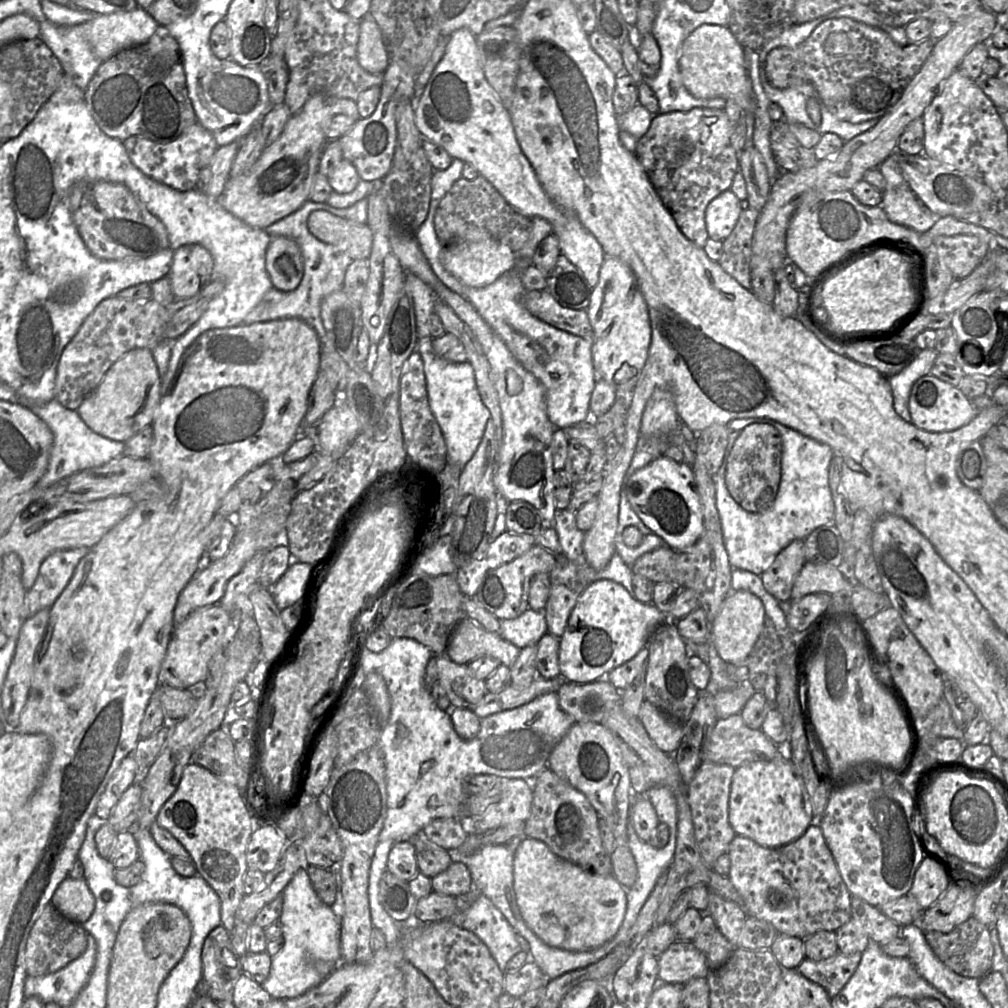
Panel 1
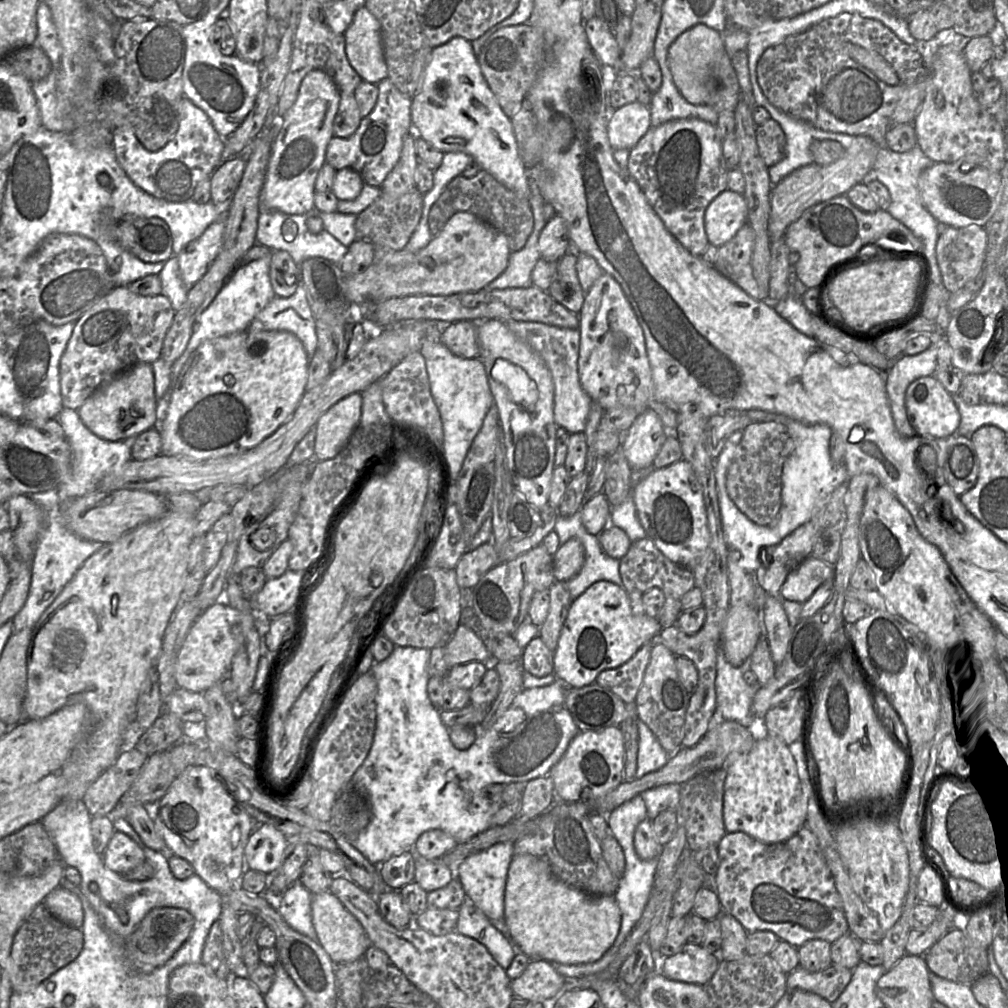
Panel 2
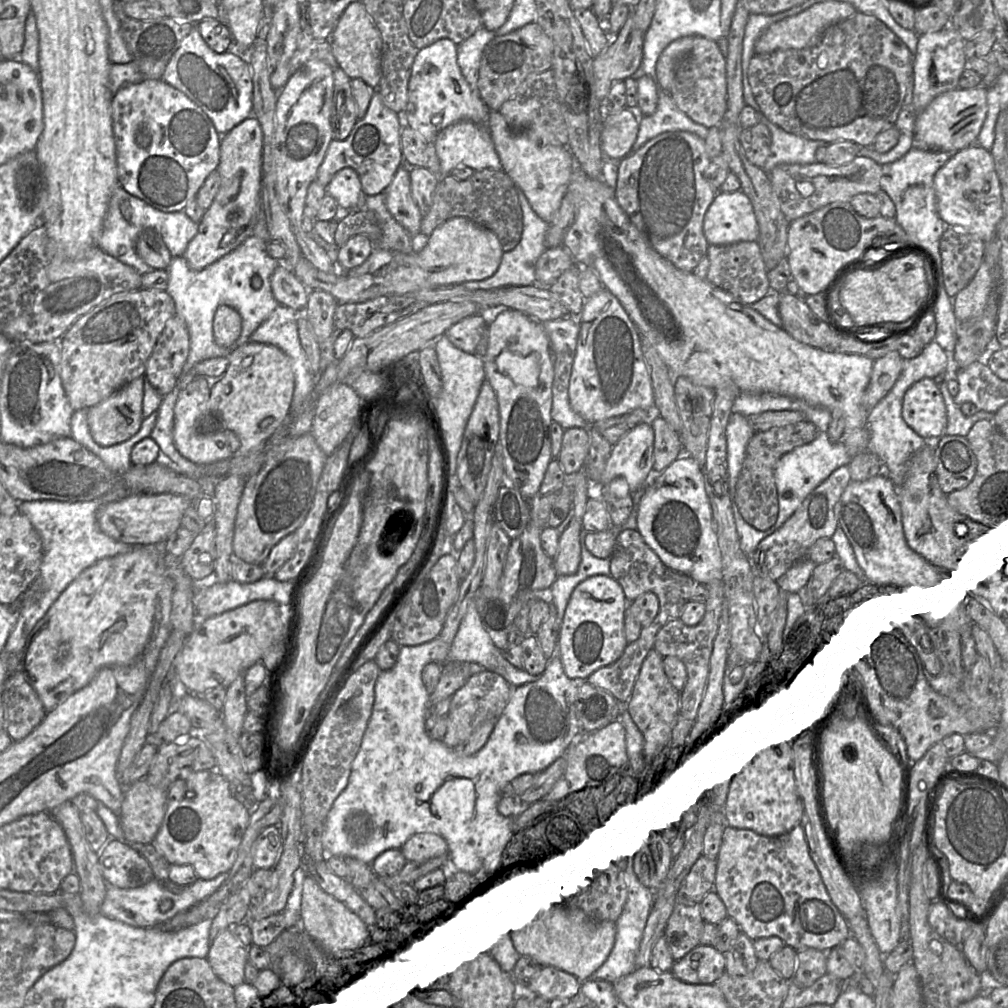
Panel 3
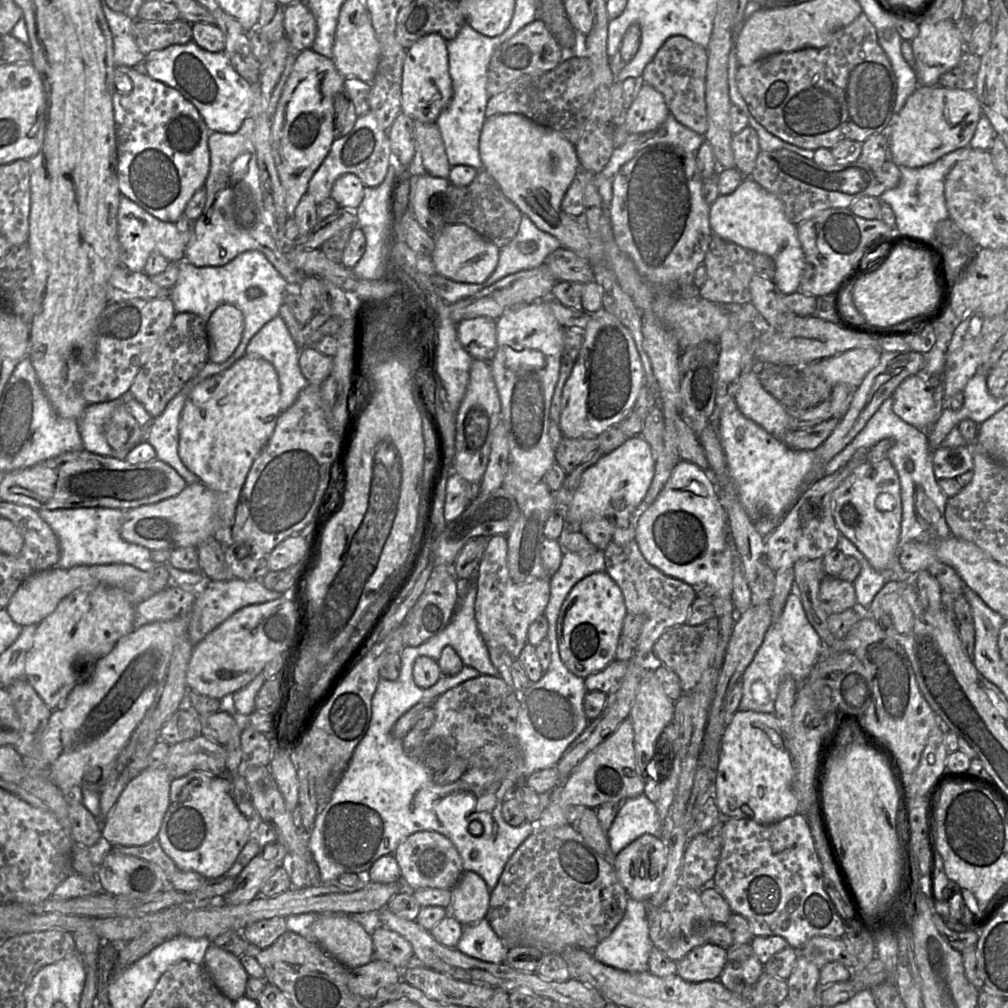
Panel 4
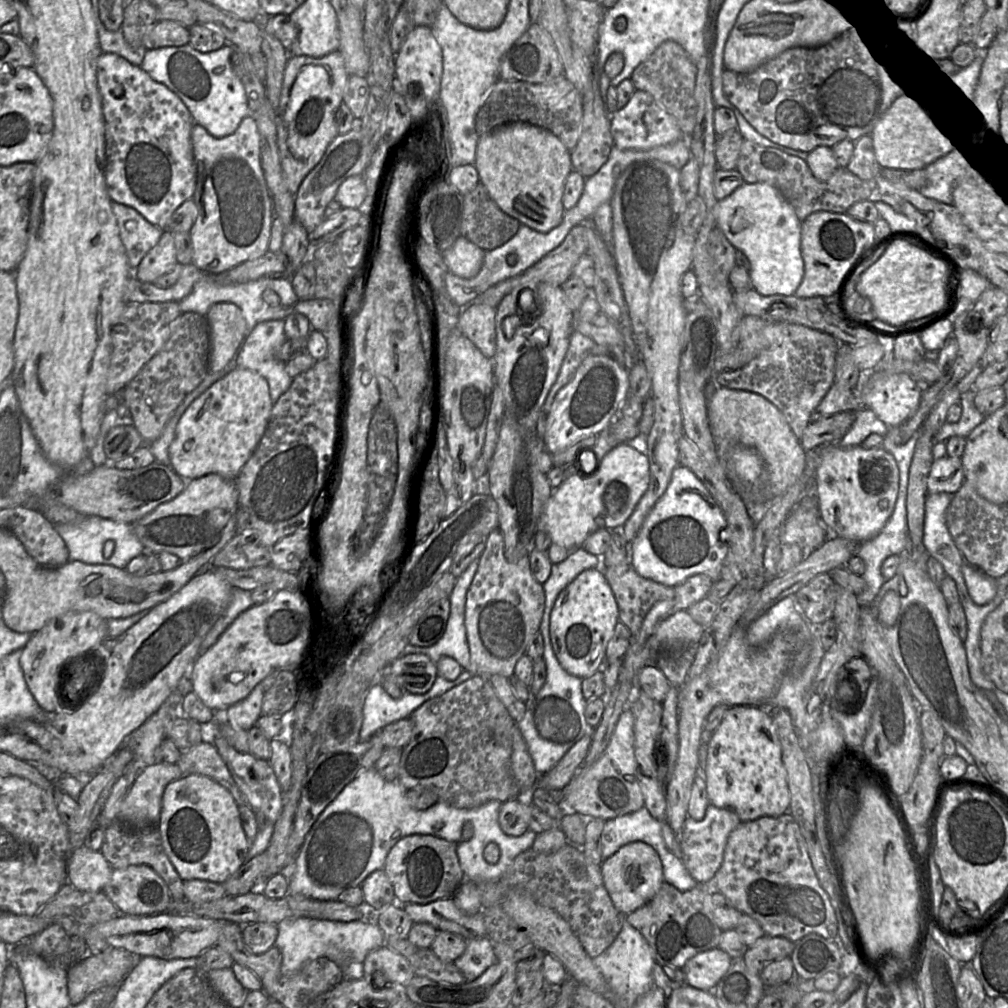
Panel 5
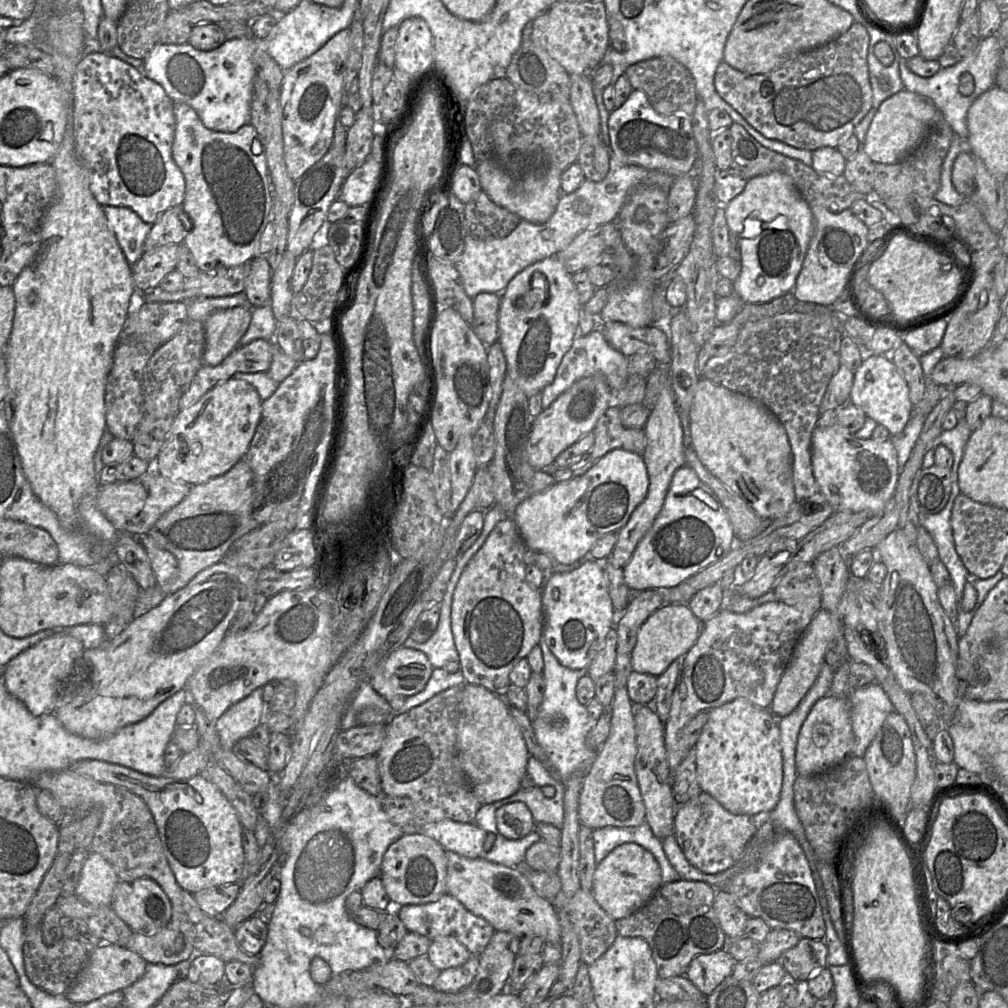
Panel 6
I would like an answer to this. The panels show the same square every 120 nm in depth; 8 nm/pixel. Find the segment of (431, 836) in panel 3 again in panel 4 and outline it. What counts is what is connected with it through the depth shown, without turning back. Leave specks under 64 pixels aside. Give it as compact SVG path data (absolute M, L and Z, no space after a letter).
M435 831L415 832L399 844L394 857L401 872L405 889L420 888L452 889L464 873L461 857L454 844Z

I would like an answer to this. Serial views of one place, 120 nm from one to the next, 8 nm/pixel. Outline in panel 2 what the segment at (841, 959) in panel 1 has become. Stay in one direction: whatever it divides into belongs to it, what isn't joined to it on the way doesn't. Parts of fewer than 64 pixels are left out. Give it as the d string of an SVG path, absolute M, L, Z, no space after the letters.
M837 964L815 972L798 966L787 974L787 989L813 992L833 1003L850 982L852 974L853 970Z

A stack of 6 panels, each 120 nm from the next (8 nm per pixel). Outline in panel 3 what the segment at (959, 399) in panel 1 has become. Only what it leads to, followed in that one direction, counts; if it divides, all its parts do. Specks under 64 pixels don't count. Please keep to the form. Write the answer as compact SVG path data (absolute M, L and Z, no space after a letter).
M923 378L906 391L902 417L924 439L939 439L945 435L946 407L939 385L932 378Z

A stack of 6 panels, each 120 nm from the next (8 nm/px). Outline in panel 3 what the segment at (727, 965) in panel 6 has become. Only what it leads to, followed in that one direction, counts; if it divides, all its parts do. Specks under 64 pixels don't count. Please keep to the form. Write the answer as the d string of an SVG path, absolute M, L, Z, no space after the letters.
M698 943L670 971L686 983L712 984L725 971L725 957L715 946Z

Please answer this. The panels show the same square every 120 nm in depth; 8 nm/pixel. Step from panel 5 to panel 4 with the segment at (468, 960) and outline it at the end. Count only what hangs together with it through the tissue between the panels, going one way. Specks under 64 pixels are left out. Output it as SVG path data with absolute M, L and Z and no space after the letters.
M485 918L470 925L463 925L462 936L456 948L466 956L494 964L503 963L509 949Z

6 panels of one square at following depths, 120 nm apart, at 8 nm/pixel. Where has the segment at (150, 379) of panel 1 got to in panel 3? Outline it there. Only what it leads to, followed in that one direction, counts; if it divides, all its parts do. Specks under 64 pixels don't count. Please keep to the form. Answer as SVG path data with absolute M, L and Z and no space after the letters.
M144 375L133 379L115 391L102 402L87 409L87 422L91 436L101 446L113 446L133 437L144 420L142 403L144 395Z

